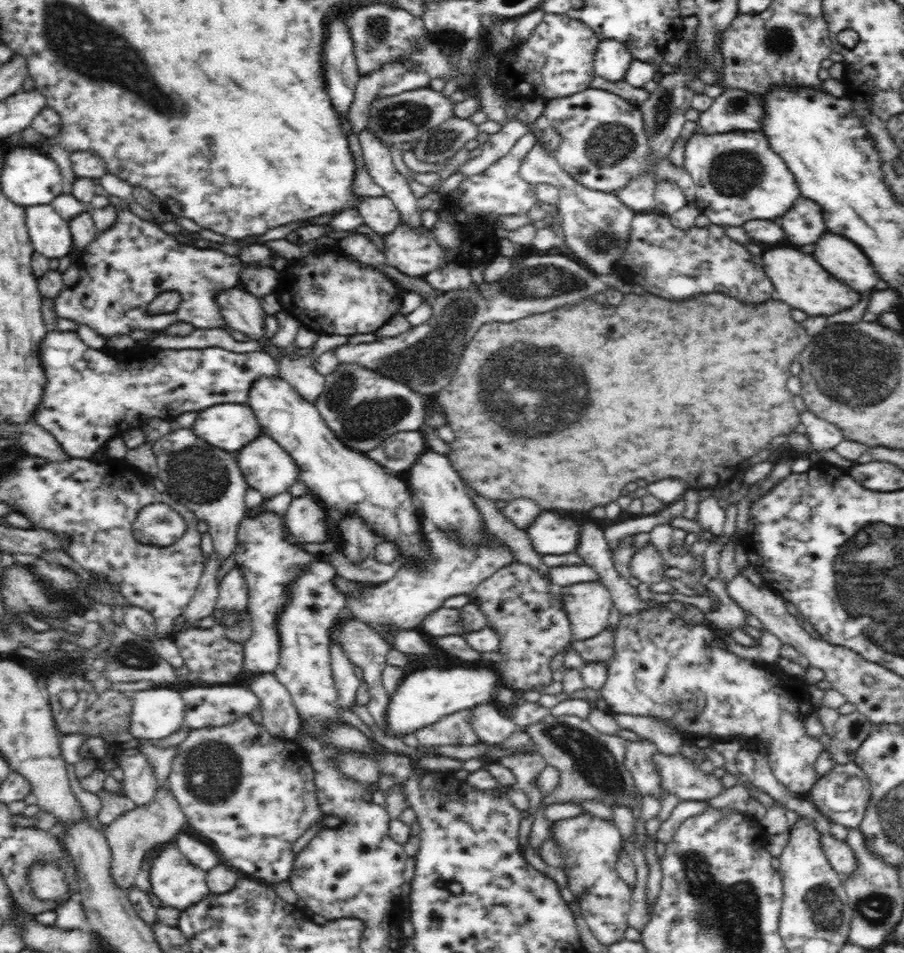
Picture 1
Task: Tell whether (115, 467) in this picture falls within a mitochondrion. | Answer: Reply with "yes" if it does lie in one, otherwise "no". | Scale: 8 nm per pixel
no

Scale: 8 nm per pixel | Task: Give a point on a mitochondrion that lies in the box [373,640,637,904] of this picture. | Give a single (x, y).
(592, 759)

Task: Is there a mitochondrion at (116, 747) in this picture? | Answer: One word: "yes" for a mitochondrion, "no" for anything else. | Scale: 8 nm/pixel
no

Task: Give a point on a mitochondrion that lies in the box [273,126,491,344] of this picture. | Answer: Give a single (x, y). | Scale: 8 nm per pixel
(441, 141)

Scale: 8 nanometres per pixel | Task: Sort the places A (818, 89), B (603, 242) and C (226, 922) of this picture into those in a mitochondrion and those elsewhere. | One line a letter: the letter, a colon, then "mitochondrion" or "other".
A: other
B: mitochondrion
C: other

